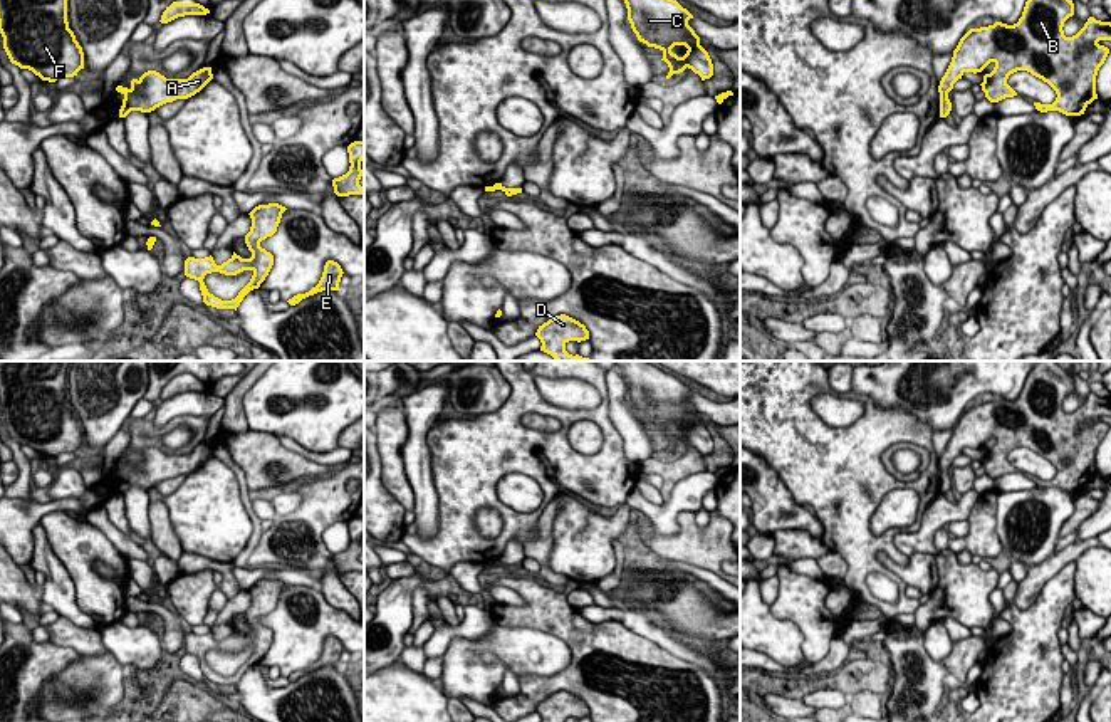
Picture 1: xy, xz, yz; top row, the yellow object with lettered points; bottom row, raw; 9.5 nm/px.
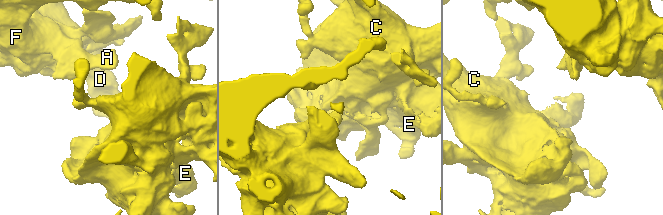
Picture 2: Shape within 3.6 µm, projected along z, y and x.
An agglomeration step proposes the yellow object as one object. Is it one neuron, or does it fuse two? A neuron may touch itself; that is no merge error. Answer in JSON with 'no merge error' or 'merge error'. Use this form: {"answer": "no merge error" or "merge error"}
{"answer": "no merge error"}

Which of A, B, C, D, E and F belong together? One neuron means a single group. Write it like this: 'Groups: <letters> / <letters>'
Groups: A B C D E F

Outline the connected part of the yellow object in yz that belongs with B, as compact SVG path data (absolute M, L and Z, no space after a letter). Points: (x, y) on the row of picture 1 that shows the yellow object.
M1027 0L1017 24L995 22L988 27L970 29L953 50L952 62L940 81L940 118L952 111L948 92L965 72L982 72L990 62L995 64L990 74L983 76L982 91L990 102L1014 97L1017 92L1007 84L1010 74L1027 71L1047 82L1057 94L1052 104L1034 102L1041 112L1059 111L1066 116L1081 116L1086 107L1098 99L1096 76L1104 64L1109 49L1099 40L1111 40L1111 22L1089 17L1084 27L1072 37L1064 35L1064 22L1074 15L1072 0Z

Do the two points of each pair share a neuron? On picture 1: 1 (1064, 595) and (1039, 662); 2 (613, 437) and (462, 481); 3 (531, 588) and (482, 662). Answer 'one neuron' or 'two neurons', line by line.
1: one neuron
2: one neuron
3: two neurons

